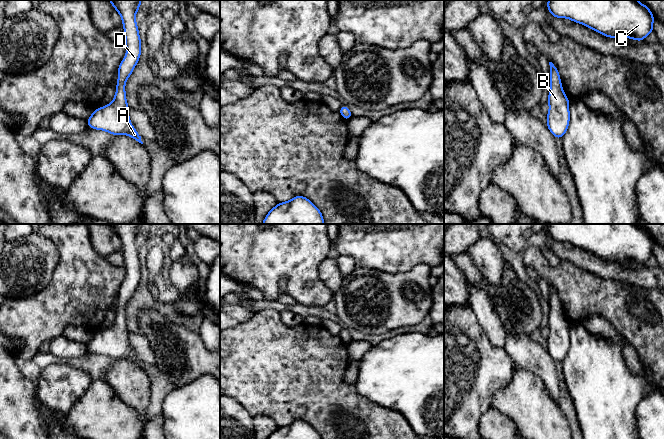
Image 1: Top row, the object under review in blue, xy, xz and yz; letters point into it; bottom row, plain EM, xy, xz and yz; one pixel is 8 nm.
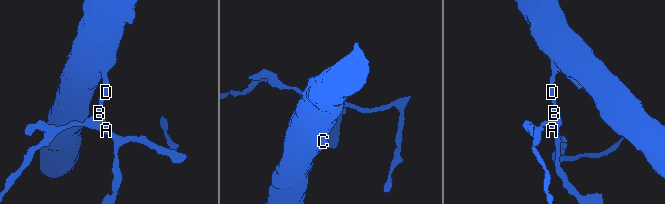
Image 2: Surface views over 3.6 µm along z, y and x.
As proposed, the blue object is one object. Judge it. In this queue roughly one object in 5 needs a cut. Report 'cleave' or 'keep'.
keep

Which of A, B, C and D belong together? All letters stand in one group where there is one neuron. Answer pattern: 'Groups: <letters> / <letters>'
Groups: A B C D

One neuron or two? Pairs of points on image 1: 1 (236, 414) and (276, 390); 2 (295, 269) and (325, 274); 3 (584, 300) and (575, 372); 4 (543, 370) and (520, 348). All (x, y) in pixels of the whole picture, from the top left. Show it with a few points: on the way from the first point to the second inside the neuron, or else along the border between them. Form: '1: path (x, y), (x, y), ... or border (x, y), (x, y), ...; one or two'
1: border (230, 396), (235, 398), (252, 417); two
2: border (325, 257), (319, 265), (318, 276), (332, 292); two
3: border (581, 322), (570, 327); two
4: path (538, 364), (526, 353); one

